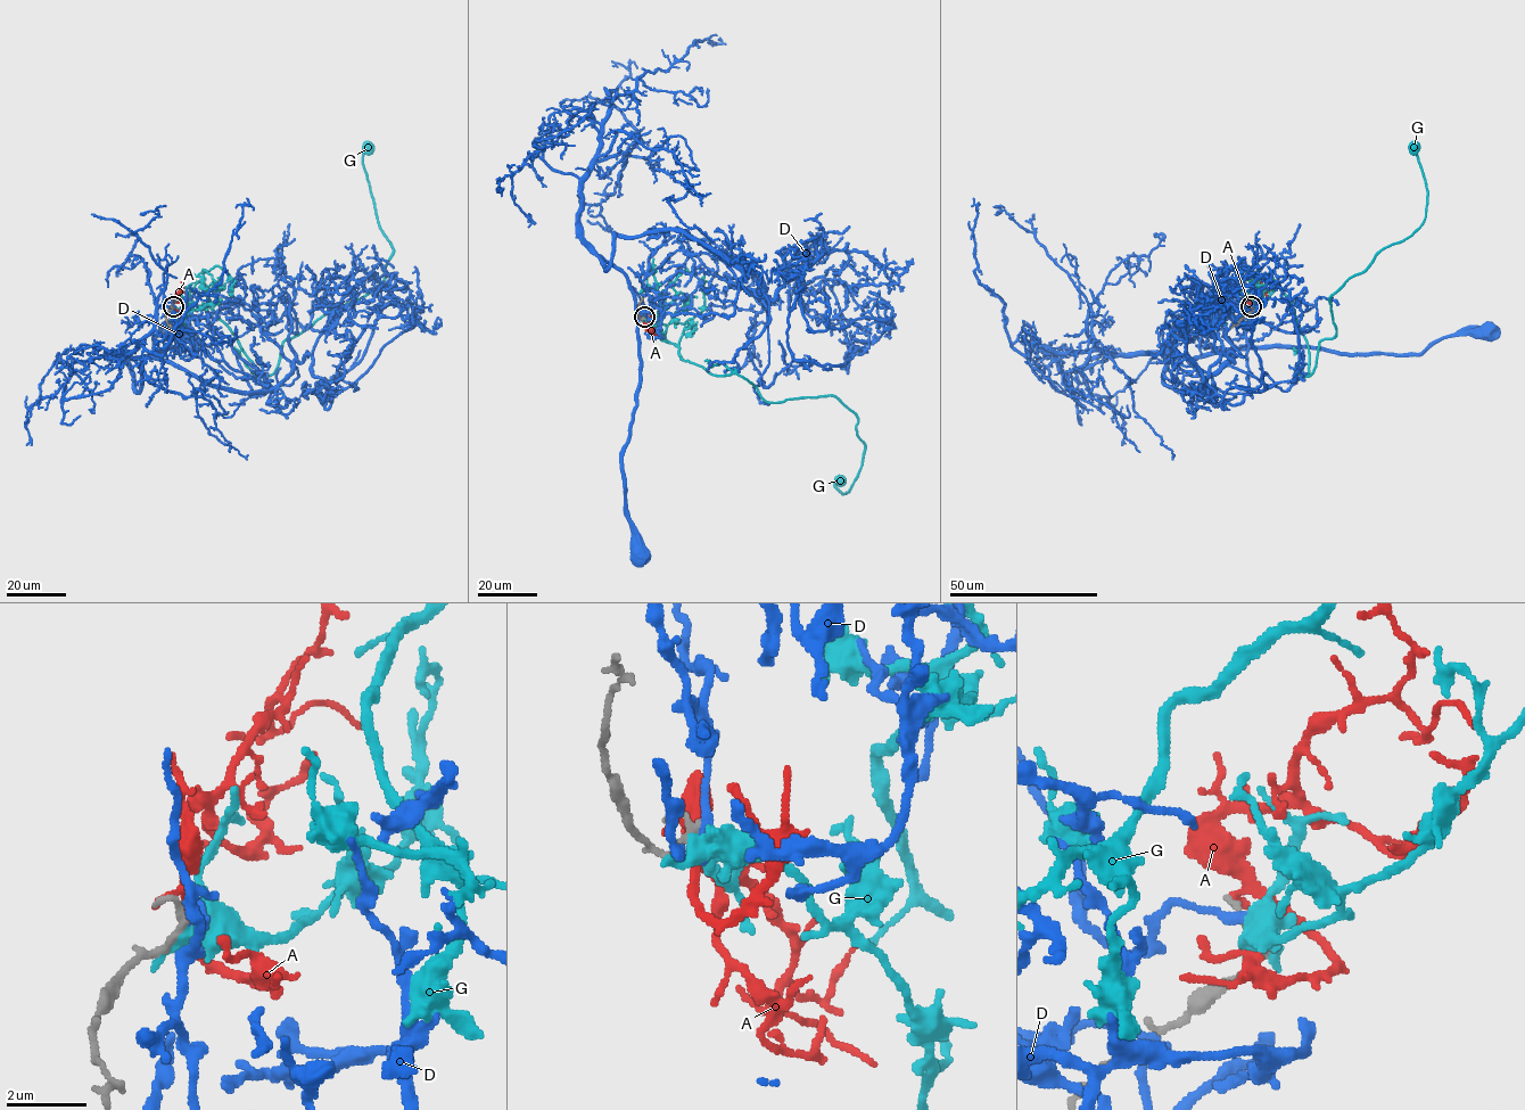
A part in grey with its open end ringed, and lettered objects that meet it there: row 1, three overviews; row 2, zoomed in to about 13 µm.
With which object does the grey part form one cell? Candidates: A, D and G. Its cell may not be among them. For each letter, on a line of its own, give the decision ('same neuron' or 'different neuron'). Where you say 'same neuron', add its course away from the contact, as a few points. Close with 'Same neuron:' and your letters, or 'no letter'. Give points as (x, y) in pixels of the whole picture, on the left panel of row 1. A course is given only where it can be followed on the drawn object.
A: different neuron
D: different neuron
G: different neuron
Same neuron: no letter

